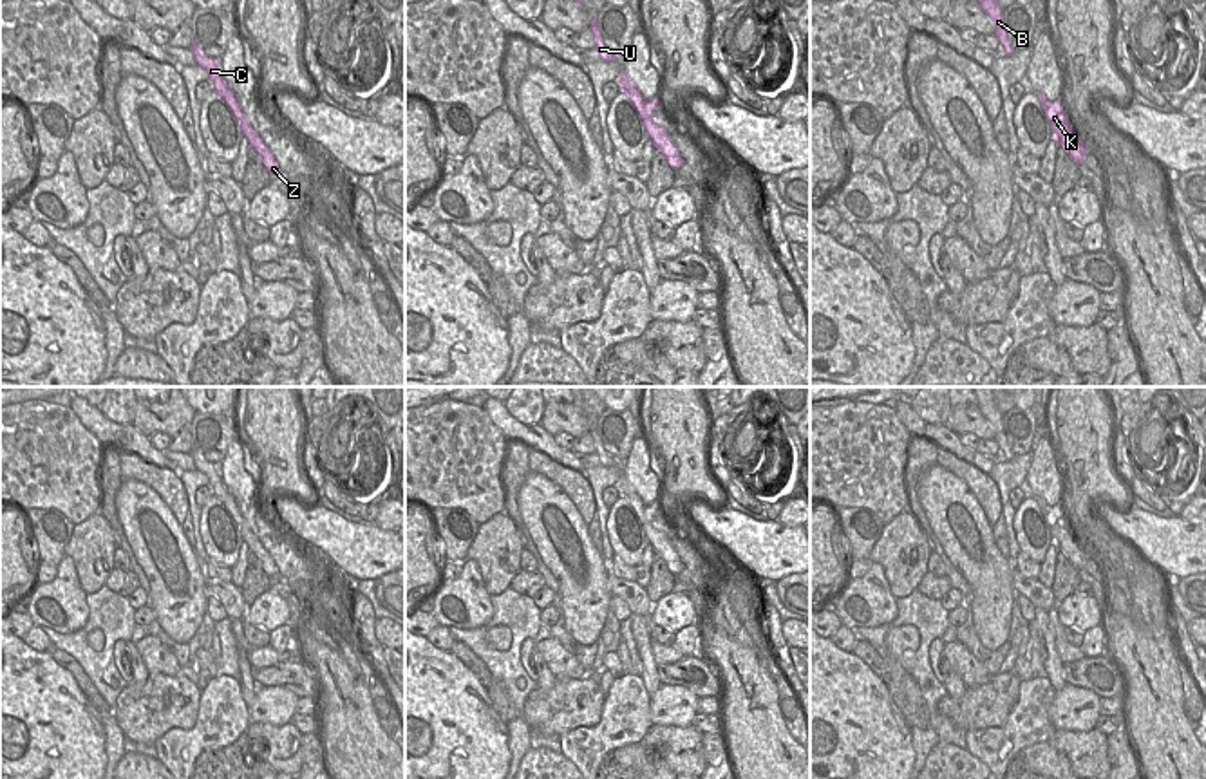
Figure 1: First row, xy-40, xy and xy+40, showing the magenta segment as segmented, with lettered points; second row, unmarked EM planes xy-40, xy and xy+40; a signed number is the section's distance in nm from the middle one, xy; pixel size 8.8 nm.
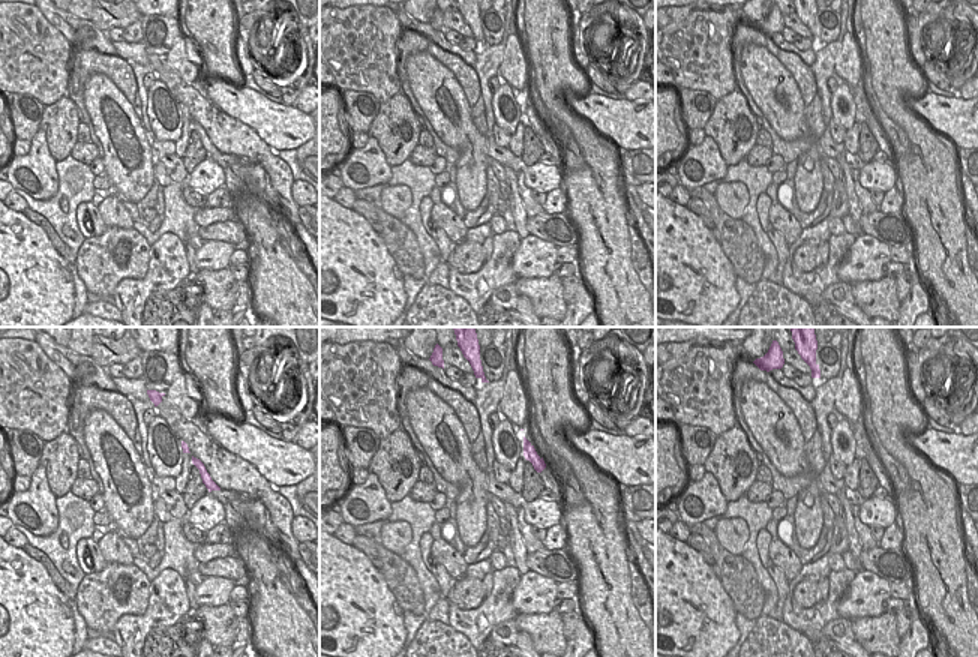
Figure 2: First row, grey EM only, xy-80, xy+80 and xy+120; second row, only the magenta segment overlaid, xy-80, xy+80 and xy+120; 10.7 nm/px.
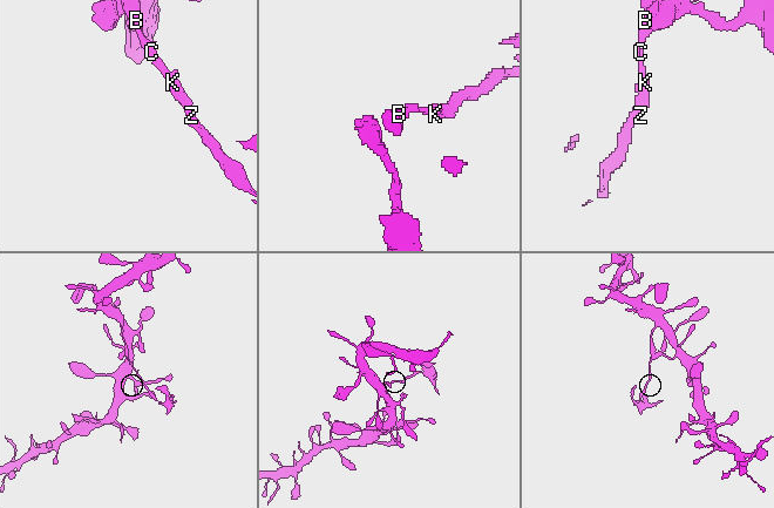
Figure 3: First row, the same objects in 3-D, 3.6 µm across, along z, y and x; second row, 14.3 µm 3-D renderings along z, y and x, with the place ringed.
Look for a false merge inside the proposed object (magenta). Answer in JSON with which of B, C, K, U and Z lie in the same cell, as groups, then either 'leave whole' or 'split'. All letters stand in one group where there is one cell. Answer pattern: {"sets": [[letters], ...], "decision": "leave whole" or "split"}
{"sets": [["B", "C", "U"], ["K", "Z"]], "decision": "split"}

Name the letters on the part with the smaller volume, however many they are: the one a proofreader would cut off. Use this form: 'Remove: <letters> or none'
Remove: K, Z

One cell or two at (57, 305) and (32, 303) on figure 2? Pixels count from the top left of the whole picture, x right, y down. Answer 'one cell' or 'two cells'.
one cell

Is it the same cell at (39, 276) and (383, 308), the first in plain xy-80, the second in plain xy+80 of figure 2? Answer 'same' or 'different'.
same

